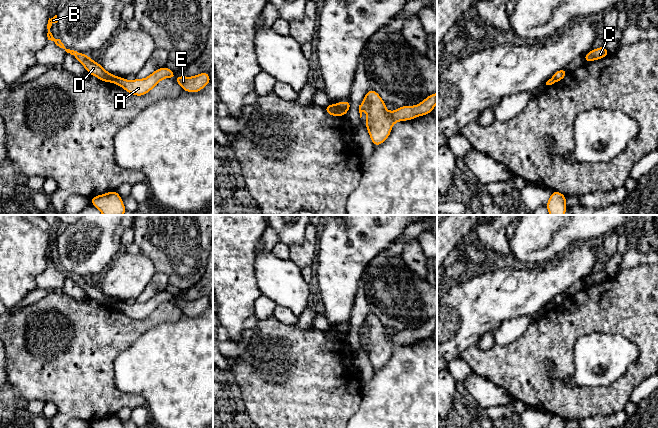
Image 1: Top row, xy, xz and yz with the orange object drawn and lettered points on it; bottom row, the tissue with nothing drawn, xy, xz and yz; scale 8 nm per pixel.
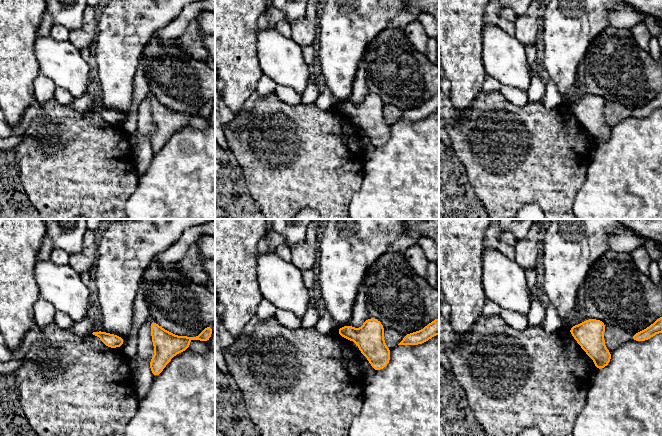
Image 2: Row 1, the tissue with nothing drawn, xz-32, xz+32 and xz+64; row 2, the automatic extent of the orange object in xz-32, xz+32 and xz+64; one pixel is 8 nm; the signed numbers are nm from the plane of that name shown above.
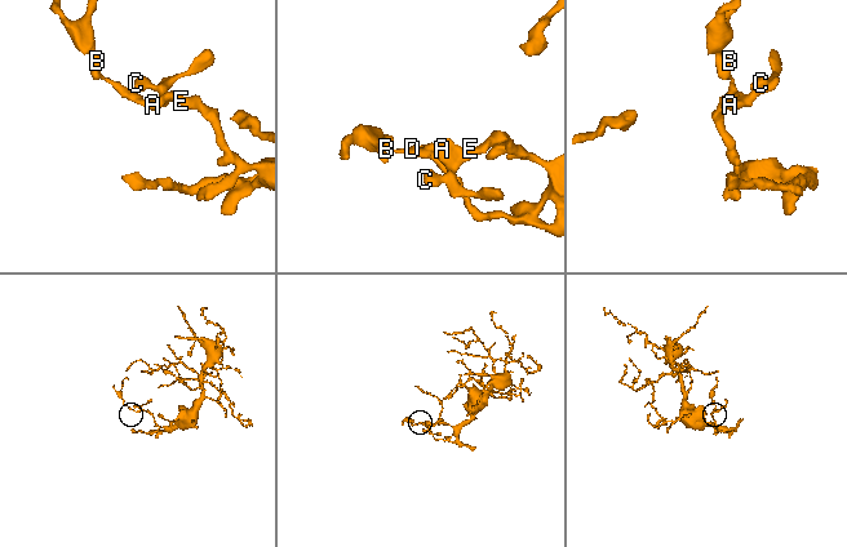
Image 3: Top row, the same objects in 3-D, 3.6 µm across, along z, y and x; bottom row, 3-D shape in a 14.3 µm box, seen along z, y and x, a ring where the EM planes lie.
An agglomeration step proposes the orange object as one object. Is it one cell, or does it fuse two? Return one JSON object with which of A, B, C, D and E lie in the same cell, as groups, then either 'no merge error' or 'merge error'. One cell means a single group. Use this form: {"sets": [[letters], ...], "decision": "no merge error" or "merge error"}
{"sets": [["A", "C", "E"], ["B", "D"]], "decision": "merge error"}

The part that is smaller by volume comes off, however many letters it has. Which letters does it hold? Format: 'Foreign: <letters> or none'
Foreign: B, D

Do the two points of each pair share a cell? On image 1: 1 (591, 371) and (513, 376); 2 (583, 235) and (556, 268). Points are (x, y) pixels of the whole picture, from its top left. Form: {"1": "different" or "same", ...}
{"1": "different", "2": "different"}

